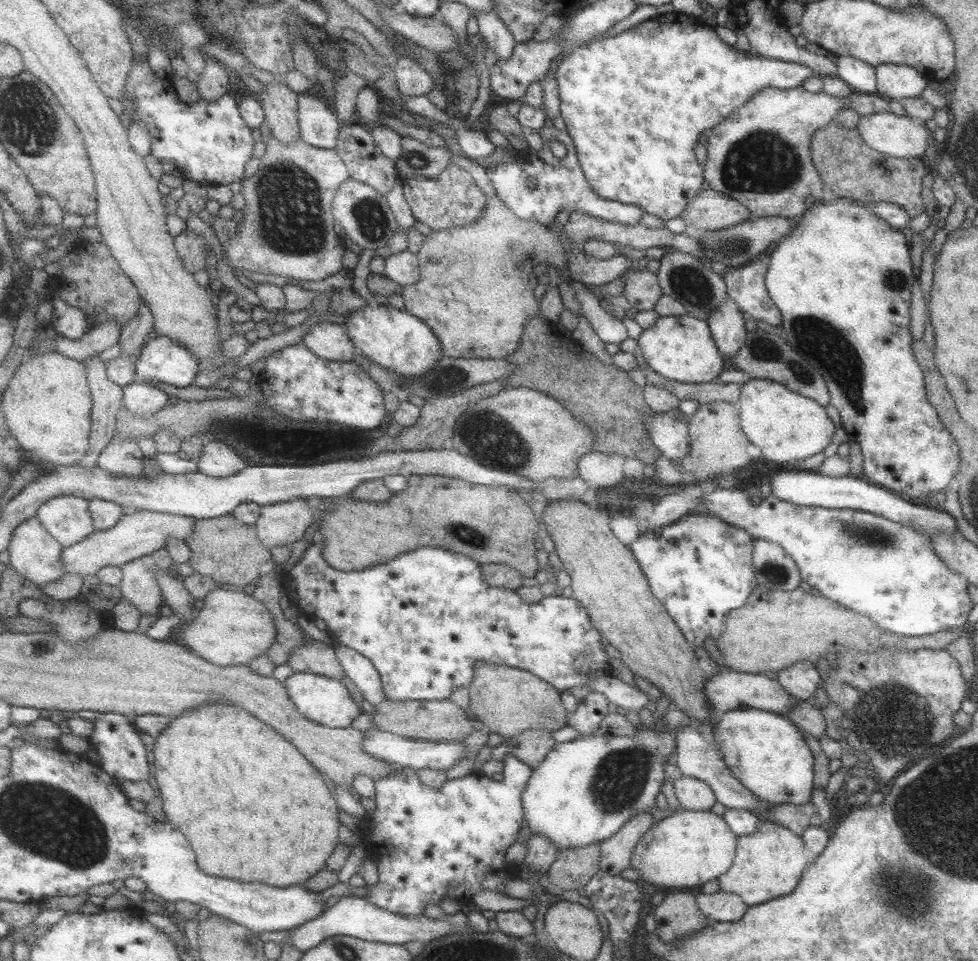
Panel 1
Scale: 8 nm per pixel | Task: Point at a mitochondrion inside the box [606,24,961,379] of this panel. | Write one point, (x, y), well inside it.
(784, 166)

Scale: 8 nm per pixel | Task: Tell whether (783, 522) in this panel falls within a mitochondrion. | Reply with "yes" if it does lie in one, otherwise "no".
no

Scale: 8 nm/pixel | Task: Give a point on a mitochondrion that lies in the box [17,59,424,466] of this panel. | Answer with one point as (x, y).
(294, 197)

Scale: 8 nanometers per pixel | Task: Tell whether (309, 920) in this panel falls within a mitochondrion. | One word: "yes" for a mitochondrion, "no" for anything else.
no

